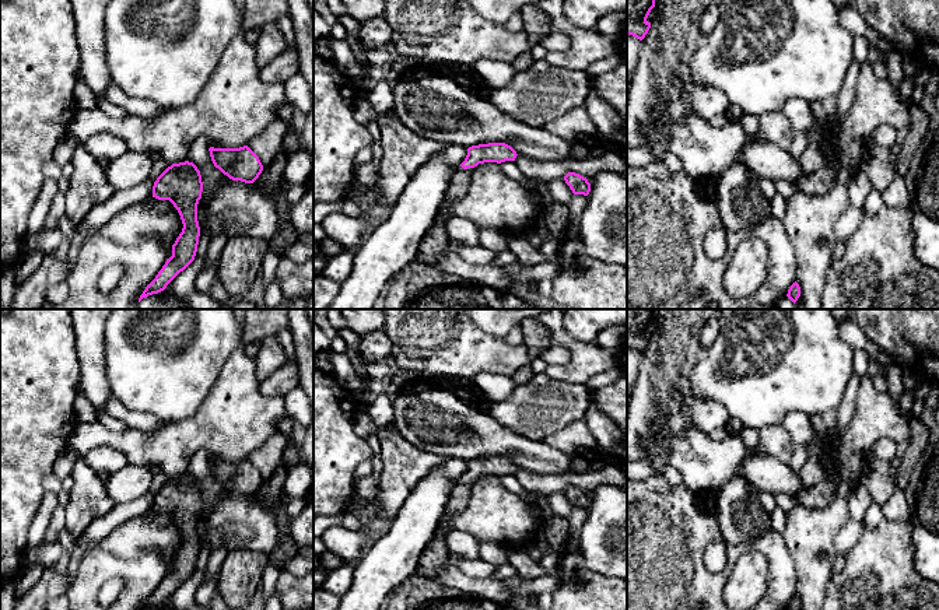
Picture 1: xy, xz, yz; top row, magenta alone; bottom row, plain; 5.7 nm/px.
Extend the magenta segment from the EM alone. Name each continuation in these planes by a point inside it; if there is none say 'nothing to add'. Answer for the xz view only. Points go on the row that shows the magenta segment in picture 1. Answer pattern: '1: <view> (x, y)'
1: xz (459, 182)

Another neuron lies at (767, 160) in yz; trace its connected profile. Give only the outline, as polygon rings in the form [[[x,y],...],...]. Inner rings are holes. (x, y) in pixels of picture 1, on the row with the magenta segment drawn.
[[[753,143],[742,150],[735,162],[742,164],[749,172],[774,182],[786,179],[796,185],[806,173],[799,158],[772,143]]]

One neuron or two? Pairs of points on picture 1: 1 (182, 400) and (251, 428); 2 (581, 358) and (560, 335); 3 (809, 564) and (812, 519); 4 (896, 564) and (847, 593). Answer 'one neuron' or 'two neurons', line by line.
1: two neurons
2: one neuron
3: one neuron
4: one neuron

